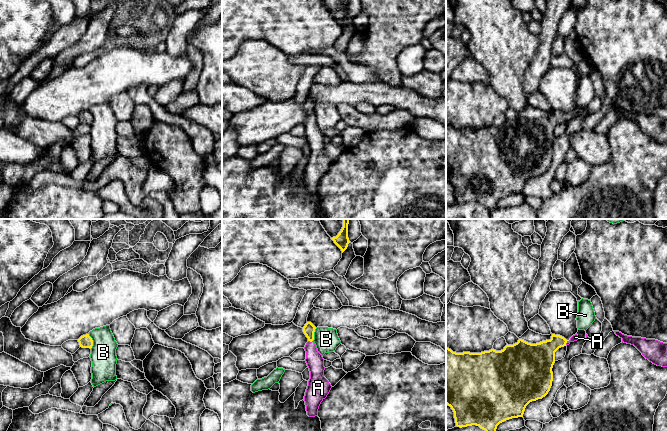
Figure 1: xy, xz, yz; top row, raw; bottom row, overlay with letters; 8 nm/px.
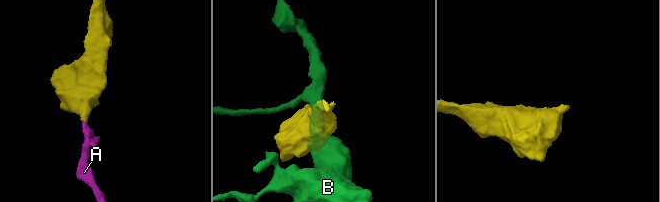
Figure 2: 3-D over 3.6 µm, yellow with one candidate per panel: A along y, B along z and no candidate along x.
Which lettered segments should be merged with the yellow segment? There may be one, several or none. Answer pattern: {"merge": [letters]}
{"merge": ["A"]}

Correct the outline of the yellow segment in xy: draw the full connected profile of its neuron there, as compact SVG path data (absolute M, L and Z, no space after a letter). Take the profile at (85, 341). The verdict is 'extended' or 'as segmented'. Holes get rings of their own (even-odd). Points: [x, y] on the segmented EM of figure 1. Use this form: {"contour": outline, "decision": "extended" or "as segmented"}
{"contour": "M89 334L83 335L78 339L79 345L82 348L92 348L93 346L93 340L89 336Z", "decision": "as segmented"}

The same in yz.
{"contour": "M552 334L550 340L536 344L519 339L501 351L456 353L446 348L446 404L454 412L456 426L476 425L485 431L496 431L500 423L523 417L530 402L542 399L550 391L555 352L577 340L577 334L569 341Z", "decision": "extended"}

